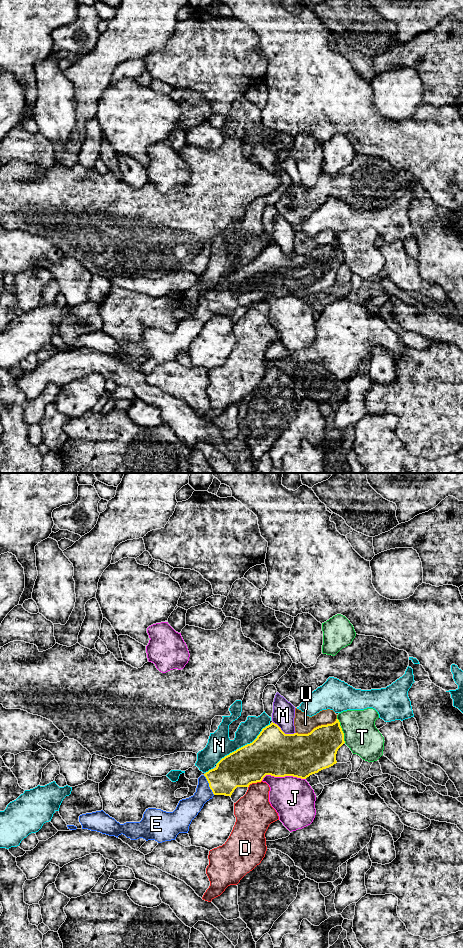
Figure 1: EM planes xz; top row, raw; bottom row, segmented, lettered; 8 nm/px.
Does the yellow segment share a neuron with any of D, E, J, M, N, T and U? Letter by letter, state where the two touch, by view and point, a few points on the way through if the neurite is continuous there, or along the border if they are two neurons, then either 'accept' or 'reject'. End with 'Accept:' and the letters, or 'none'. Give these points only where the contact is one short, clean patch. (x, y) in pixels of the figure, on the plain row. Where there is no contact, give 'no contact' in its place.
D: xz (254, 302) | reject
E: xz (209, 305) | across xz (235, 290), (223, 300), (209, 305), (188, 328) | accept
J: xz (283, 296) | reject
M: xz (283, 252) | reject
N: xz (243, 266) | reject
T: xz (341, 250) | reject
U: xz (316, 247) | reject
Accept: E

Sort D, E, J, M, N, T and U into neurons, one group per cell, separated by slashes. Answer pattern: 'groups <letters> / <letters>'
groups D / E / J / M / N / T / U

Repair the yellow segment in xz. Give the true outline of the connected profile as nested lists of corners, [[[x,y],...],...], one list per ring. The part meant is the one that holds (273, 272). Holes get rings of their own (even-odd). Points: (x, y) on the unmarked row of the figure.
[[[338,239],[308,254],[285,254],[272,242],[252,263],[225,276],[214,289],[201,295],[194,315],[180,320],[173,332],[148,328],[140,342],[120,344],[101,330],[80,335],[79,342],[82,349],[117,358],[123,354],[131,360],[175,360],[179,353],[188,353],[192,340],[214,315],[231,317],[237,307],[249,307],[266,295],[306,299],[336,284],[337,271],[344,263]]]

